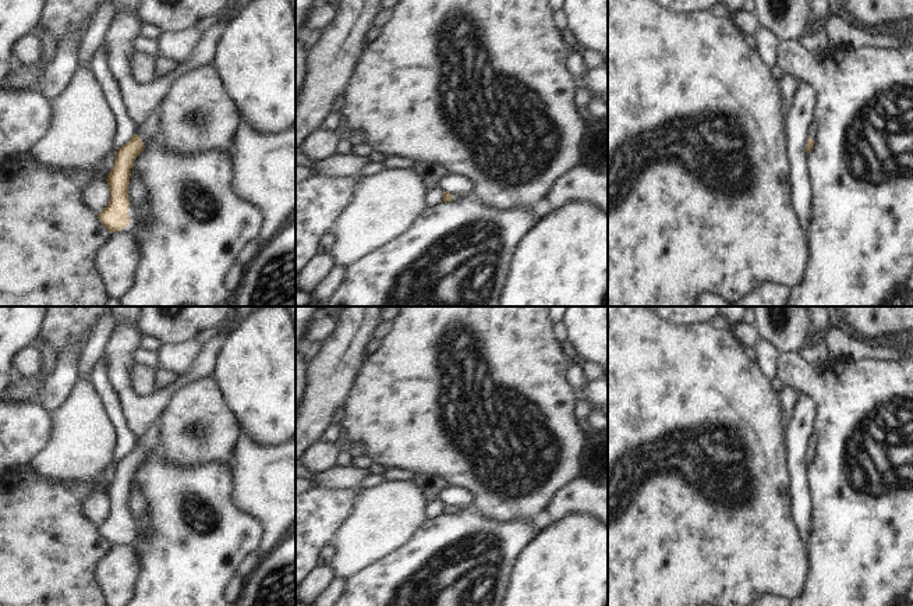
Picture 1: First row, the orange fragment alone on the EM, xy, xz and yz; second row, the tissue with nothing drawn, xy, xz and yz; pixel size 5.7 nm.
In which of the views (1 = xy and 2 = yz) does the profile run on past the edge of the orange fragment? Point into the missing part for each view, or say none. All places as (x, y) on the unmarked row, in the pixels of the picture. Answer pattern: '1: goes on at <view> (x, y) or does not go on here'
1: goes on at xy (149, 439)
2: goes on at yz (813, 439)

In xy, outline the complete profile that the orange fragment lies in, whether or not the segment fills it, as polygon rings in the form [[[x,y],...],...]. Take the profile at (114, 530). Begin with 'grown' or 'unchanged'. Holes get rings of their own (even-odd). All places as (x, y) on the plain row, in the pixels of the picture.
grown | [[[159,418],[135,440],[134,449],[116,464],[114,478],[106,490],[110,502],[109,517],[98,527],[110,546],[121,543],[130,536],[128,496],[131,481],[146,453],[155,447],[159,447]]]

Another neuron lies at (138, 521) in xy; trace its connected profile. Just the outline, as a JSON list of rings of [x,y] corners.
[[[134,475],[131,481],[131,490],[128,496],[128,527],[130,535],[134,539],[149,539],[152,536],[152,525],[149,522],[149,503],[146,493],[138,486],[138,476]]]

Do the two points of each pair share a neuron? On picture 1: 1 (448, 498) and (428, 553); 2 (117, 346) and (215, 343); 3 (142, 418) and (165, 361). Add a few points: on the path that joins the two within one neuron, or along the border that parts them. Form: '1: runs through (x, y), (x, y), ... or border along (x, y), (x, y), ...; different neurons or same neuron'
1: border along (470, 503), (462, 507); different neurons
2: runs through (119, 381), (137, 401), (156, 401), (187, 378); same neuron
3: border along (197, 351), (193, 364), (176, 378); different neurons

